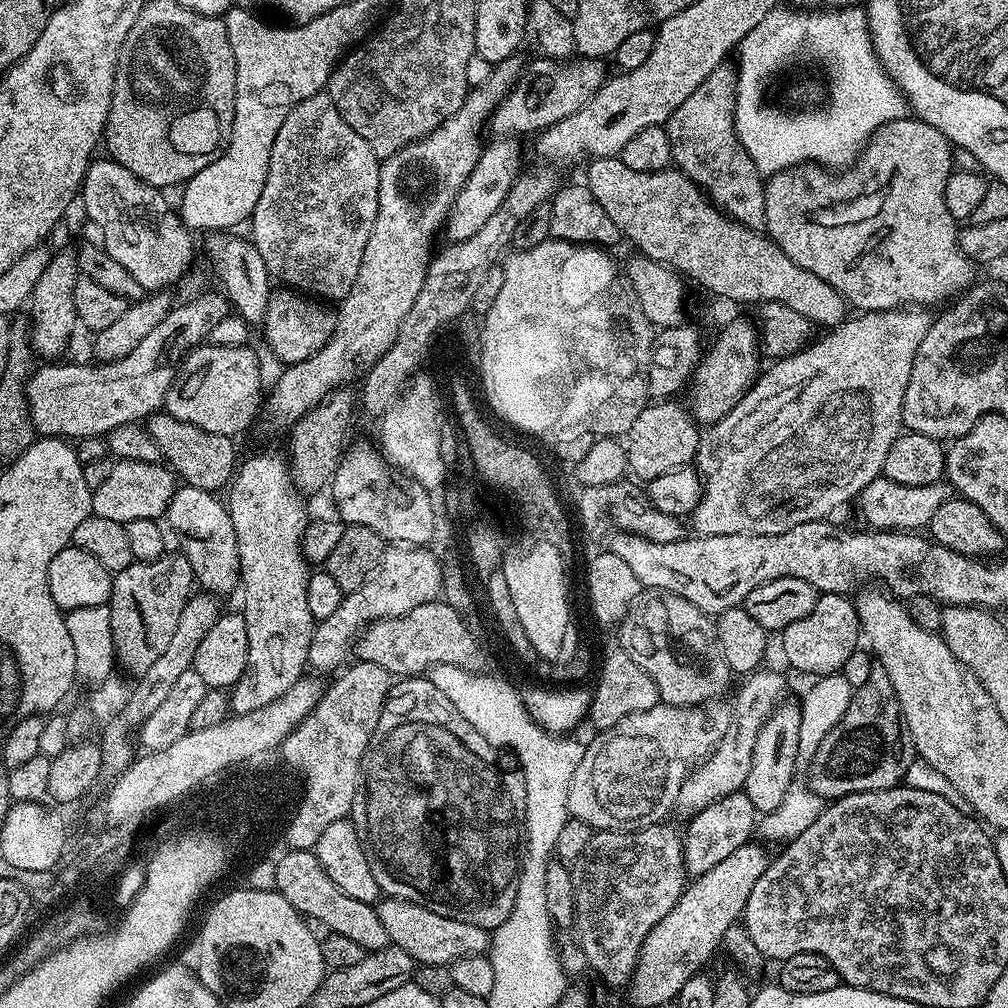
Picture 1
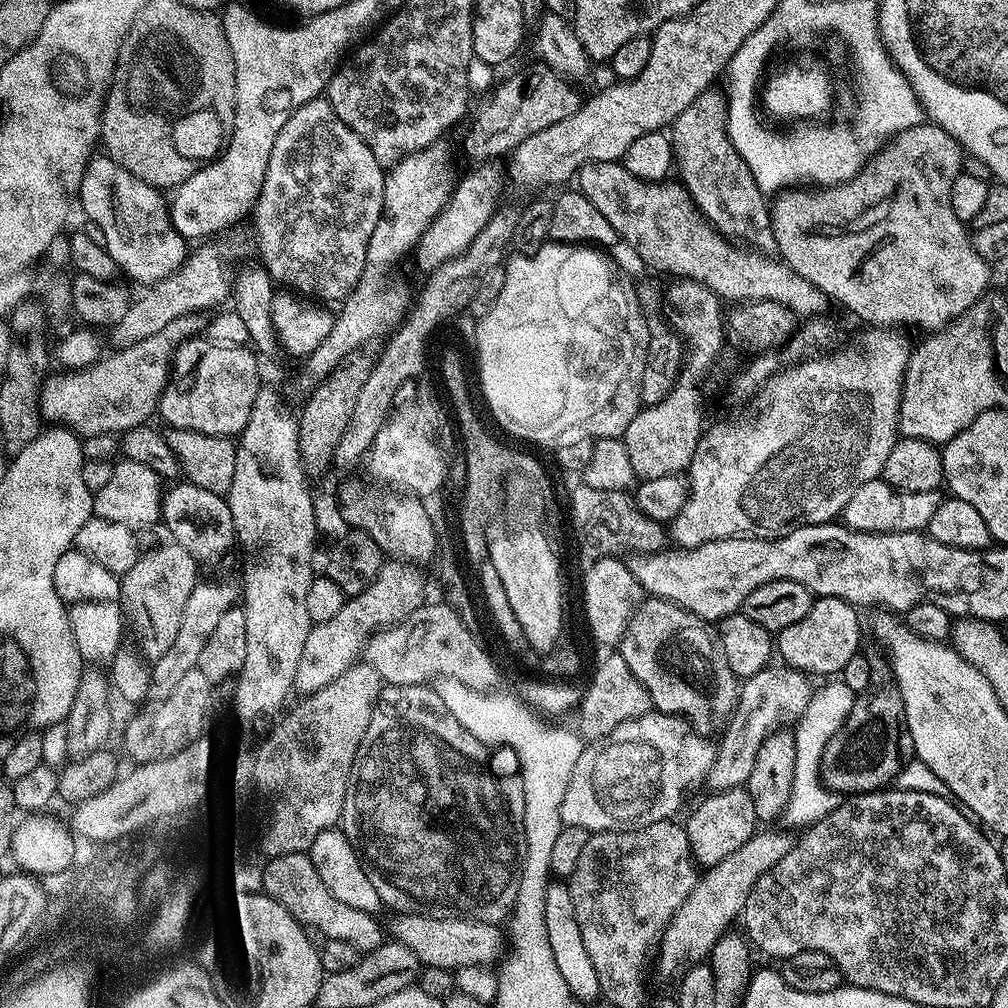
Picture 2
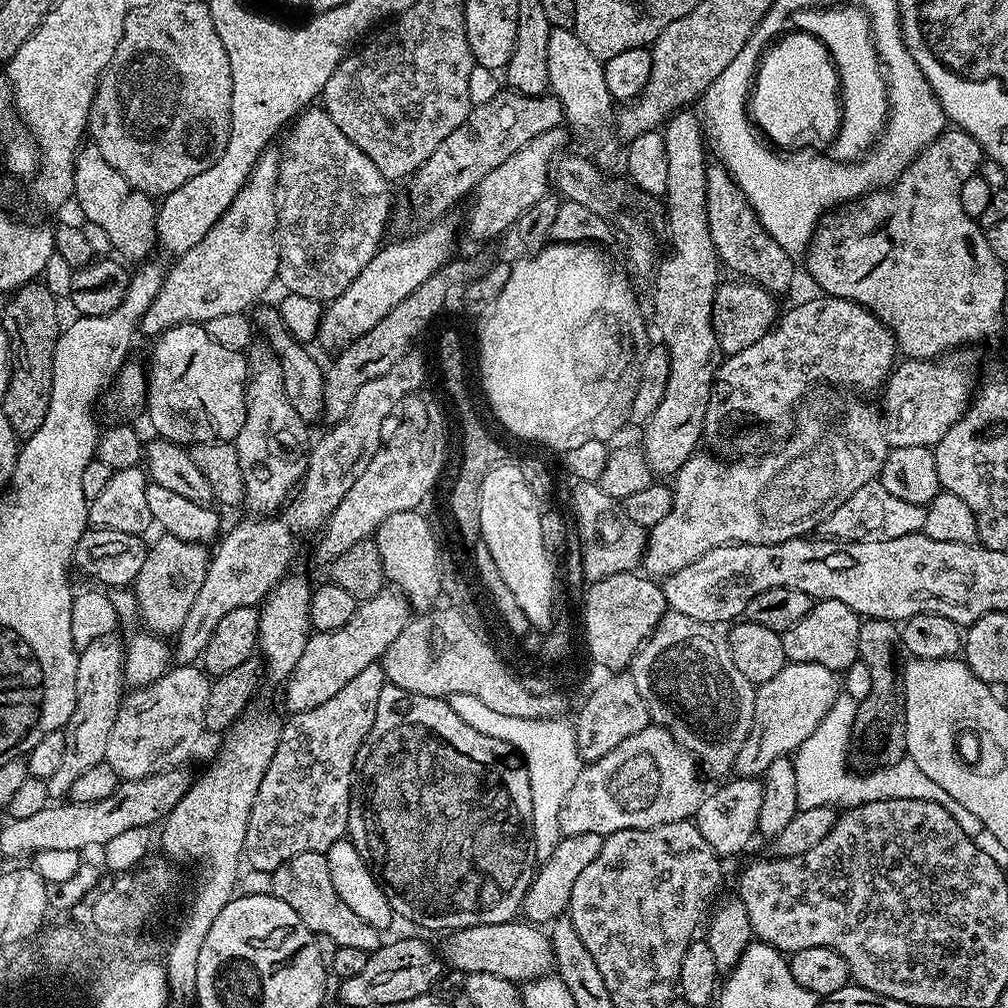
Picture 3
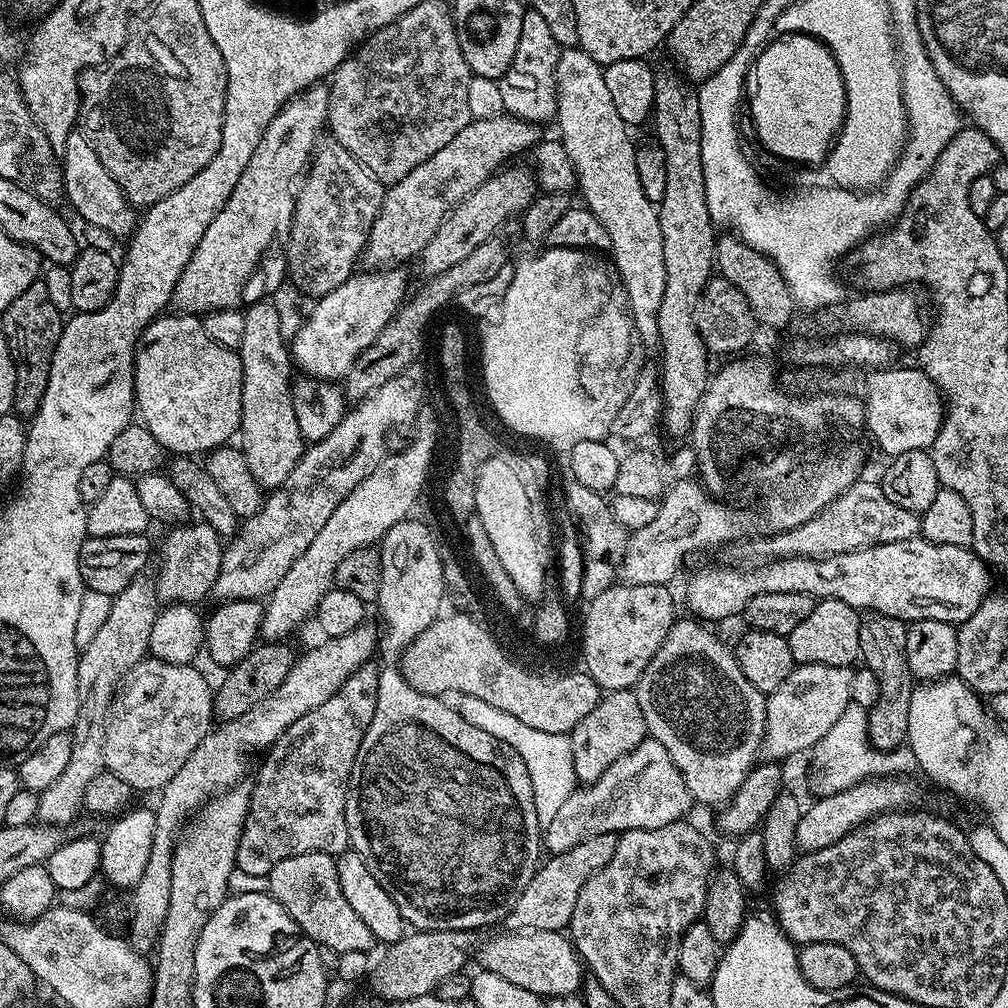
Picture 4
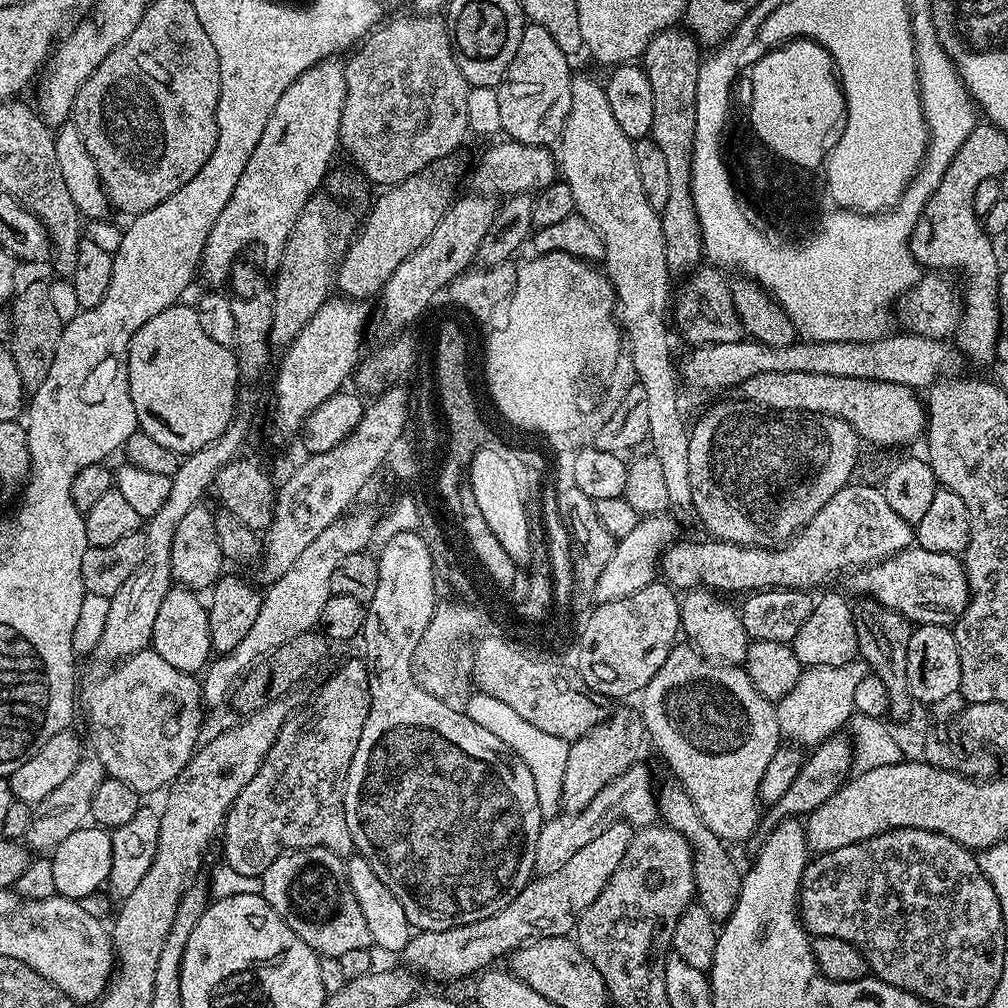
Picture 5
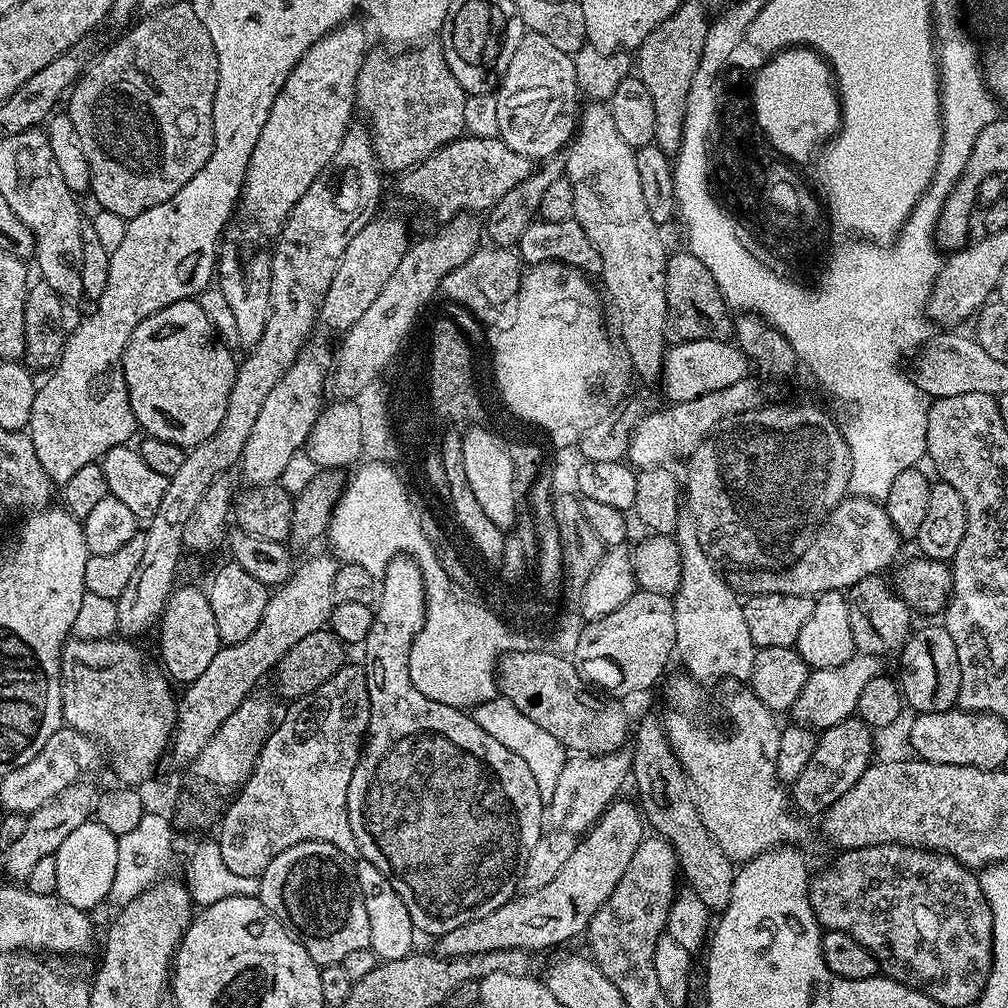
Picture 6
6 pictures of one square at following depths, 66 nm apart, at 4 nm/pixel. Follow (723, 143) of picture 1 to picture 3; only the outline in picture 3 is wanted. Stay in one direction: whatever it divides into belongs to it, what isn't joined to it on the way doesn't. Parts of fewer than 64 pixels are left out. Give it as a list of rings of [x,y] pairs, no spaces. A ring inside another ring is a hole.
[[[715,167],[707,169],[706,210],[710,238],[716,247],[719,263],[727,271],[729,268],[732,274],[739,274],[745,281],[755,282],[768,293],[786,291],[792,284],[793,257],[785,248],[778,246],[778,242],[774,242],[774,238],[761,226],[752,204],[744,197],[744,191],[737,186],[727,168]]]

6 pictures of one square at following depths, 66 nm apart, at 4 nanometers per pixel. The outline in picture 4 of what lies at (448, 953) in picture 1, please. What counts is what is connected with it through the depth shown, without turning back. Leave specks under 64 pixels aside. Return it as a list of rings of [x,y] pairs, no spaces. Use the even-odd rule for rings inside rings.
[[[503,931],[475,949],[474,960],[483,971],[499,974],[506,982],[514,982],[514,986],[522,986],[522,990],[530,990],[530,994],[541,998],[575,997],[581,991],[586,972],[571,939],[563,931]]]

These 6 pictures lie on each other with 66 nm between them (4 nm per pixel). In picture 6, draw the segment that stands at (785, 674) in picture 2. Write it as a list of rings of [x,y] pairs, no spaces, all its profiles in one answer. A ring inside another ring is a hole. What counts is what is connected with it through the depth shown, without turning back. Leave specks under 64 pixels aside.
[[[857,654],[850,658],[850,662],[842,662],[842,666],[809,671],[806,686],[802,686],[802,694],[798,694],[794,706],[790,709],[791,719],[801,726],[823,730],[851,717],[855,713],[858,698],[862,695],[866,682],[870,682],[870,678],[881,675],[880,664],[882,660],[879,656]]]

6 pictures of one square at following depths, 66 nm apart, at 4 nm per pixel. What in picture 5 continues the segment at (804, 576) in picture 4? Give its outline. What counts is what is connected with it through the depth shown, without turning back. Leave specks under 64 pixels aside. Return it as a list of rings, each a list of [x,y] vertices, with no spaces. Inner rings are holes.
[[[913,546],[853,571],[851,576],[857,597],[877,600],[882,606],[902,614],[913,625],[955,625],[968,605],[968,579],[963,559],[957,554],[938,554]]]

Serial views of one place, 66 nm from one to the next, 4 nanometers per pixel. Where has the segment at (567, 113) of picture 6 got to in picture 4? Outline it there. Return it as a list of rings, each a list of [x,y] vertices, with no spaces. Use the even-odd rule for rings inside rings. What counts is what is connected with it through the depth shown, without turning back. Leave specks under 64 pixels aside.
[[[525,11],[522,18],[522,34],[518,34],[518,50],[514,50],[514,58],[510,62],[506,74],[499,79],[504,112],[507,115],[517,116],[520,120],[530,120],[537,126],[543,125],[543,120],[551,121],[555,117],[556,67],[561,51],[562,45],[554,38],[554,34],[550,34],[546,21],[537,12]]]

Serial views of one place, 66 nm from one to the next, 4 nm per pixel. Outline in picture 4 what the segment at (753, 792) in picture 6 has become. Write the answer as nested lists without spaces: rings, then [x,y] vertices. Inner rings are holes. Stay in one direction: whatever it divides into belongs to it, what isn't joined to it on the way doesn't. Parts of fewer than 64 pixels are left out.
[[[677,619],[672,625],[634,691],[638,706],[642,706],[642,718],[646,718],[648,736],[662,742],[664,752],[670,754],[674,766],[678,766],[682,782],[686,790],[690,790],[693,801],[697,805],[723,806],[732,799],[738,786],[742,786],[760,756],[760,746],[764,742],[766,696],[746,682],[746,674],[742,674],[729,645],[727,648],[722,644],[699,619],[687,619]]]

